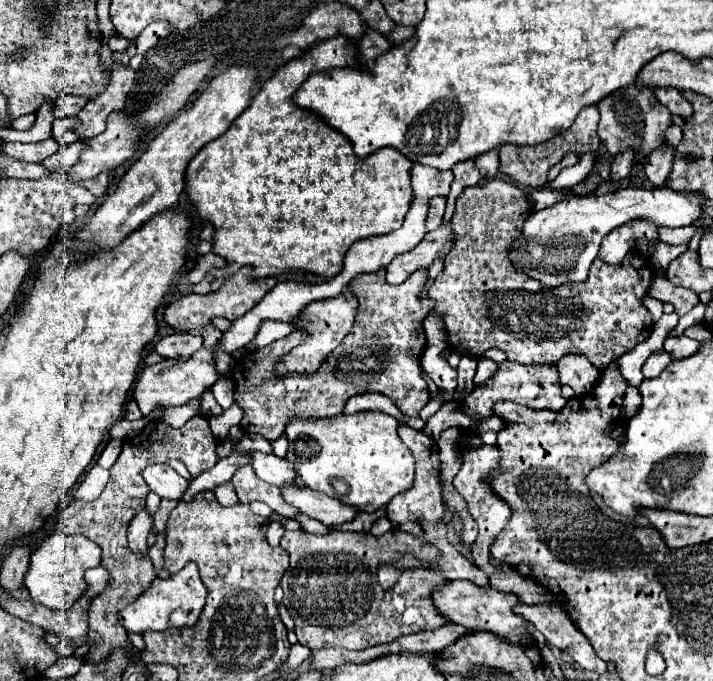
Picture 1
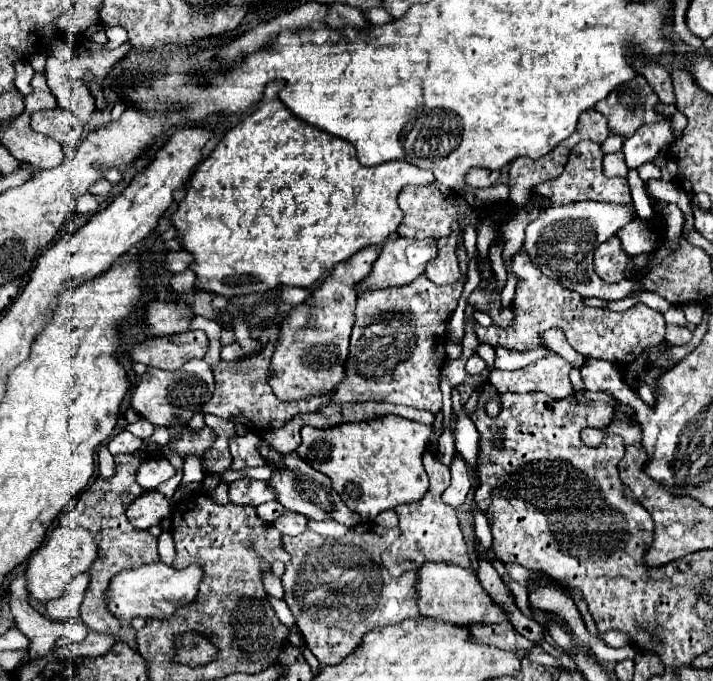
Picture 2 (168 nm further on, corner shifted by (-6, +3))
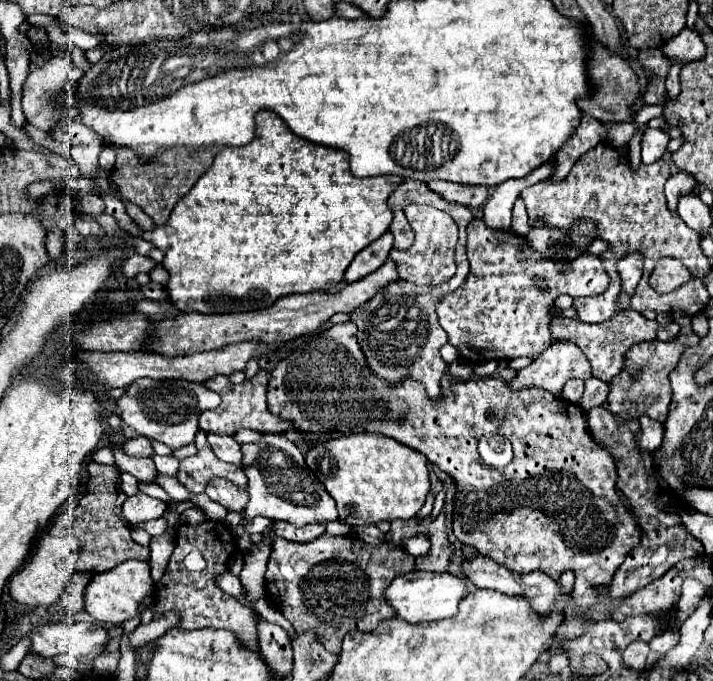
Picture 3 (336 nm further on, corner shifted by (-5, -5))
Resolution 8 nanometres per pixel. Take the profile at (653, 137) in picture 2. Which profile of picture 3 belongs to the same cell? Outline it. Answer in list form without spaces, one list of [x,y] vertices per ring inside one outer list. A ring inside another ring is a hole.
[[[648,128],[642,138],[642,164],[652,164],[662,158],[668,146],[668,134],[658,128]]]

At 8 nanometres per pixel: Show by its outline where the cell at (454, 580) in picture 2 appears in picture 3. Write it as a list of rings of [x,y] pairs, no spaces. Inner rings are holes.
[[[412,570],[406,574],[398,574],[392,584],[386,588],[386,602],[394,608],[396,616],[404,618],[406,622],[430,622],[430,620],[440,620],[440,618],[450,618],[458,612],[458,602],[466,594],[466,580],[452,576],[448,572],[438,574],[438,572],[422,572],[422,570]]]

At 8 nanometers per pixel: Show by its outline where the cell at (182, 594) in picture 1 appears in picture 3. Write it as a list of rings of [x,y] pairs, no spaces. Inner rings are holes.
[[[126,560],[106,572],[98,572],[92,576],[84,590],[84,610],[98,622],[110,622],[110,624],[122,624],[124,620],[138,614],[138,606],[146,596],[152,594],[154,582],[150,576],[148,562],[140,560]]]

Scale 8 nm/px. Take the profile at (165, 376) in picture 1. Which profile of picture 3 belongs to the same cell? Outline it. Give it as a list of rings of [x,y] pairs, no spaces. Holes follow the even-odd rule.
[[[140,378],[132,382],[126,392],[116,400],[118,416],[124,424],[132,426],[140,436],[158,440],[172,450],[194,442],[198,432],[198,414],[202,410],[216,408],[220,404],[220,396],[208,390],[204,384],[194,384],[186,380],[152,380]]]

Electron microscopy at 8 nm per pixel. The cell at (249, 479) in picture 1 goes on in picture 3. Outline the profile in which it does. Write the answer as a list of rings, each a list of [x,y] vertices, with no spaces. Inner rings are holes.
[[[212,478],[204,490],[214,502],[224,506],[230,512],[240,512],[246,506],[246,490],[236,488],[226,478]]]

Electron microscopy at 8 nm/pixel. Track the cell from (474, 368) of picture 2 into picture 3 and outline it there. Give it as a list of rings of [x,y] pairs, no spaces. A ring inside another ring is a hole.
[[[488,360],[488,362],[480,364],[480,366],[476,366],[476,368],[474,368],[474,374],[480,376],[480,378],[484,378],[484,376],[496,374],[496,370],[498,370],[498,360]]]

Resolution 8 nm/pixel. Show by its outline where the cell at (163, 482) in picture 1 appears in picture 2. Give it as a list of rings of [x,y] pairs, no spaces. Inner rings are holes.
[[[163,456],[149,458],[137,470],[137,482],[139,482],[139,486],[143,486],[147,490],[153,490],[155,486],[159,486],[161,482],[167,482],[173,476],[175,476],[175,468]]]

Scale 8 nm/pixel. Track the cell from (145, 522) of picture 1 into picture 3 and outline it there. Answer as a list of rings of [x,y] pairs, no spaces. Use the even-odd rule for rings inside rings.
[[[138,492],[138,494],[130,496],[130,498],[126,498],[126,502],[122,504],[122,516],[128,520],[130,526],[136,526],[140,522],[164,516],[166,508],[168,508],[166,502]]]

